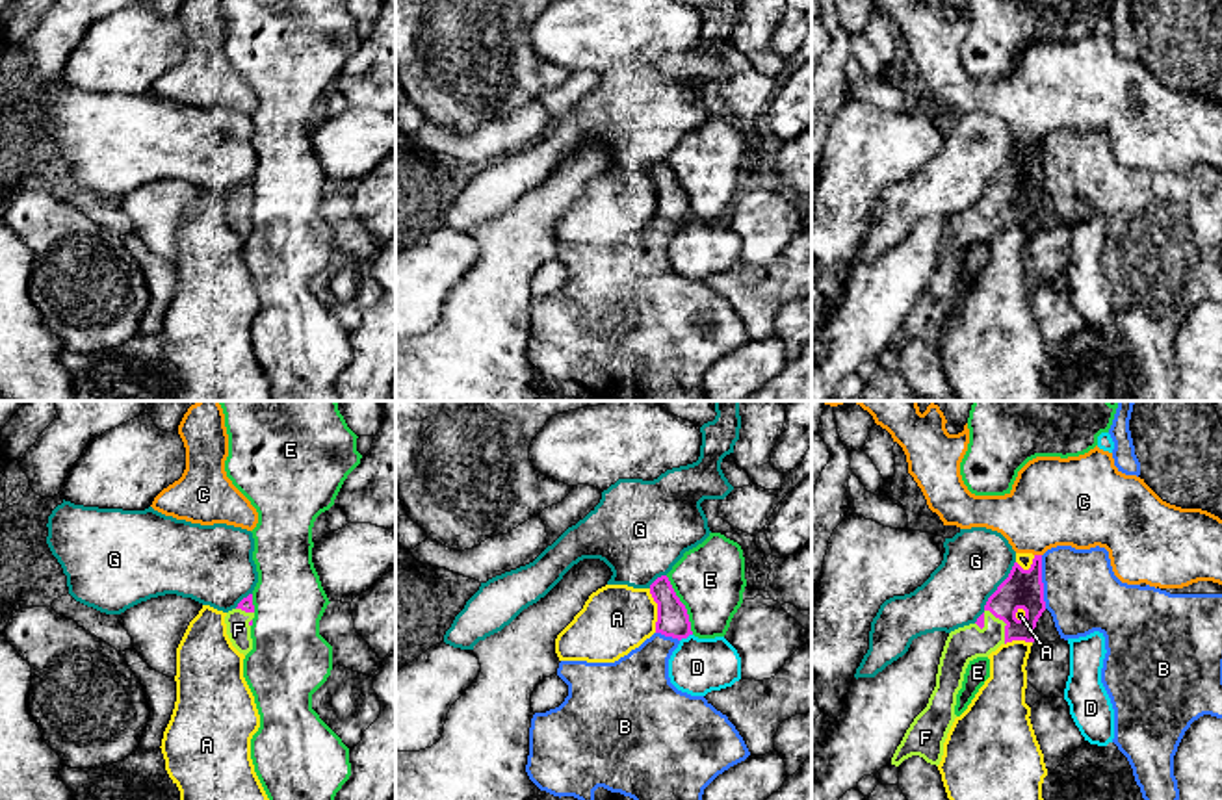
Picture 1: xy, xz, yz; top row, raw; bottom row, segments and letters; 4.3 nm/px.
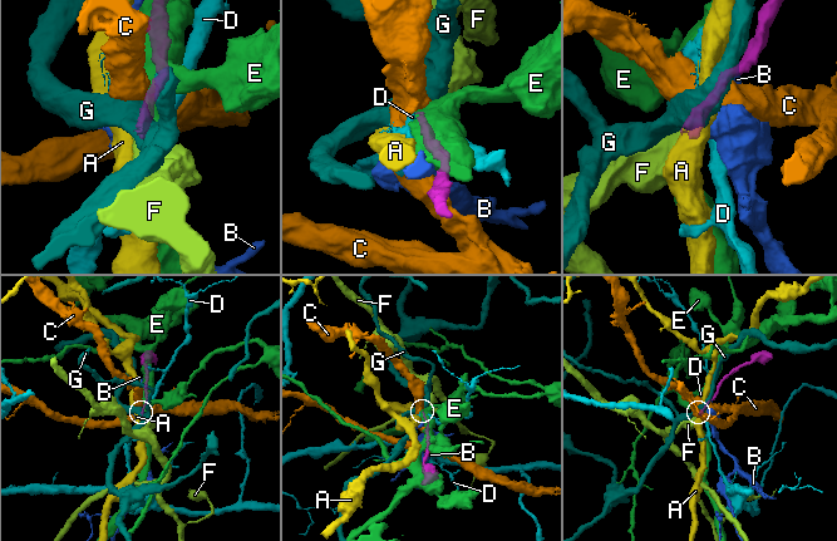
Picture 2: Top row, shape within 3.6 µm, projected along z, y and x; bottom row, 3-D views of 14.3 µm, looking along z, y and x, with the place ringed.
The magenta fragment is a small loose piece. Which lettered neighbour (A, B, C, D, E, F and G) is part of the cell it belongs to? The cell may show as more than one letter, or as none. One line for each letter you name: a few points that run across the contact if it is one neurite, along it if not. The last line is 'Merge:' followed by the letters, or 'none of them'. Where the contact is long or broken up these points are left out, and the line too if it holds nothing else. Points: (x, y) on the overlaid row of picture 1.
Merge: F

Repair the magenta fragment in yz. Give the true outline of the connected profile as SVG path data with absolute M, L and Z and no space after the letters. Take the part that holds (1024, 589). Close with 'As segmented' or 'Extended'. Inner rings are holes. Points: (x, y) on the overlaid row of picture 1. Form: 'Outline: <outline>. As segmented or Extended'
Outline: M1034 555L1029 570L1014 562L977 622L949 633L938 665L936 687L927 707L906 729L891 765L899 767L912 755L940 765L943 742L956 718L956 694L968 665L977 657L988 657L1001 644L1034 642L1034 627L1044 611L1042 555Z. Extended

